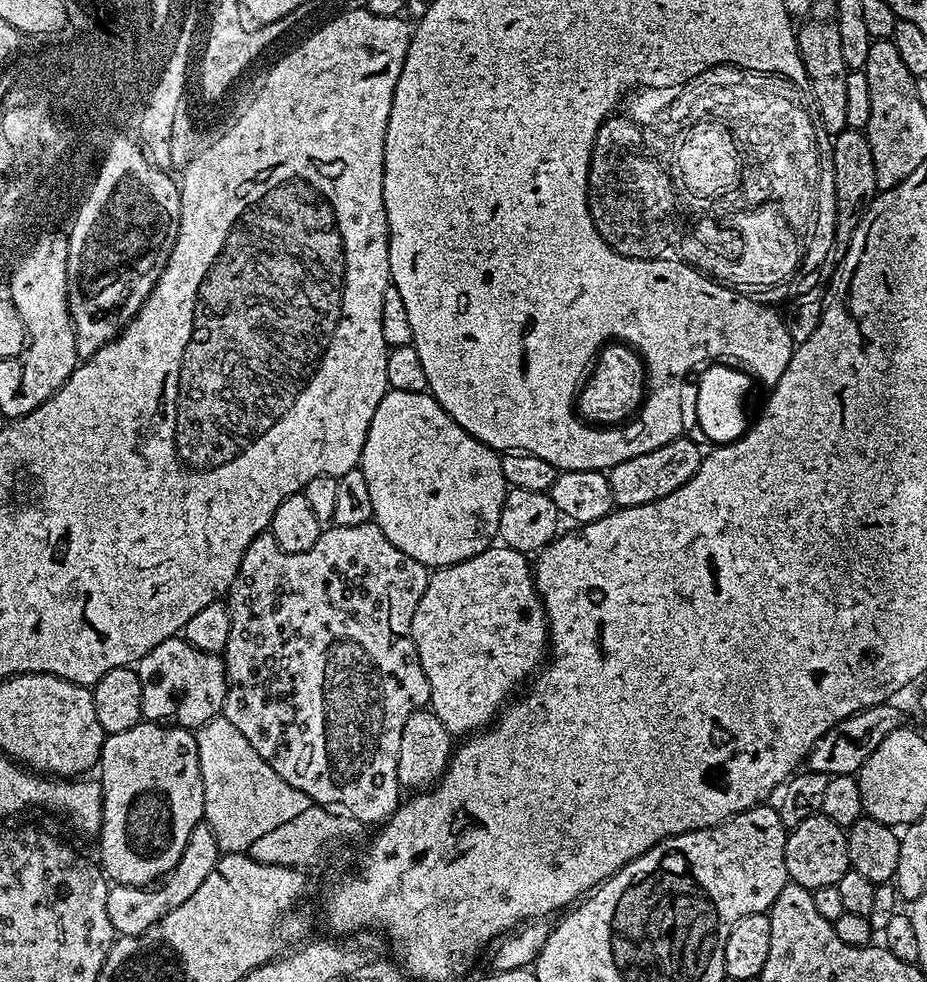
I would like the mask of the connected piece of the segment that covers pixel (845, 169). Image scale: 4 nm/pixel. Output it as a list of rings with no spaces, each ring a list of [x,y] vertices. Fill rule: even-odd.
[[[847,127],[839,132],[832,143],[830,152],[830,188],[836,195],[836,233],[832,236],[832,244],[840,254],[848,251],[848,243],[864,216],[868,205],[878,195],[876,175],[874,174],[874,154],[870,154],[870,142],[863,131]]]

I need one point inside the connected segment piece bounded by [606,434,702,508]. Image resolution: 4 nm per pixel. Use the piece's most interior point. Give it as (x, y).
(646, 477)

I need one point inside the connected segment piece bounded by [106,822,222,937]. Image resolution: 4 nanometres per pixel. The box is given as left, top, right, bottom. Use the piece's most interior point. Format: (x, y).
(132, 911)

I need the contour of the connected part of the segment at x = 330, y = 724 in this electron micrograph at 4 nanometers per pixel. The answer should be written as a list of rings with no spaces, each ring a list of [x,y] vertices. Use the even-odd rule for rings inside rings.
[[[375,522],[356,526],[328,526],[310,550],[287,552],[276,545],[271,534],[254,538],[240,563],[238,574],[226,593],[230,614],[230,638],[222,659],[228,670],[228,693],[222,715],[246,737],[246,742],[258,750],[260,757],[290,786],[302,790],[317,805],[335,806],[352,810],[361,825],[383,825],[402,803],[402,789],[398,782],[398,745],[402,743],[402,726],[410,714],[421,711],[430,701],[430,682],[420,665],[416,644],[412,640],[414,610],[428,585],[430,572],[410,554],[402,554],[382,534]]]

